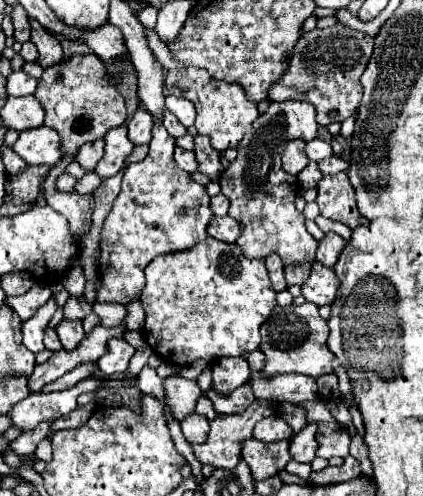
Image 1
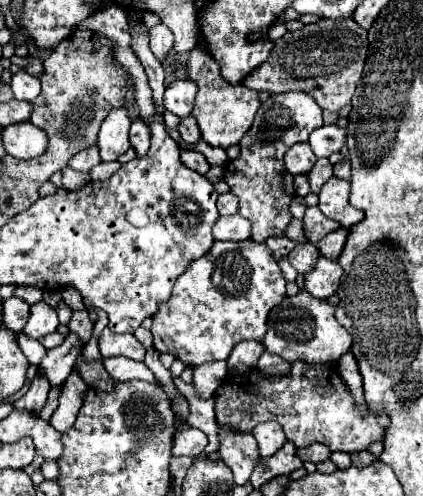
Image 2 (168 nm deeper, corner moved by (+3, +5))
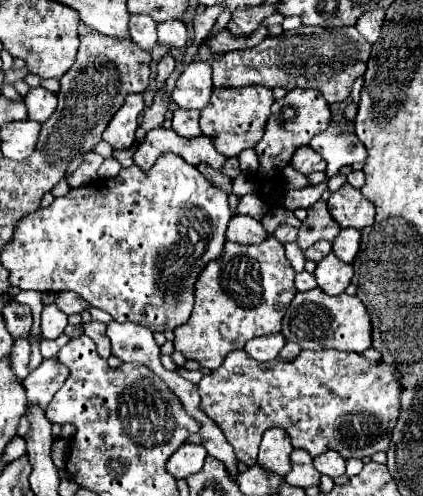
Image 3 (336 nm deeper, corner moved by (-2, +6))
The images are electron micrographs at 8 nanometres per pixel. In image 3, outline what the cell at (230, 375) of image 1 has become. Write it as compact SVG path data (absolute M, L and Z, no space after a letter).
M283 334L263 336L257 340L249 340L249 344L245 344L245 352L249 352L249 356L253 356L255 360L273 360L279 356L285 342L287 340L283 338Z

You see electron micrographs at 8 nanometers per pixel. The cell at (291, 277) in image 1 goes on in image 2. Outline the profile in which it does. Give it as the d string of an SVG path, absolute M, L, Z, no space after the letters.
M298 243L298 245L290 251L288 261L290 261L290 265L292 265L298 273L304 275L304 273L310 273L310 271L314 269L318 257L320 257L320 253L318 253L316 245L312 245L312 243Z

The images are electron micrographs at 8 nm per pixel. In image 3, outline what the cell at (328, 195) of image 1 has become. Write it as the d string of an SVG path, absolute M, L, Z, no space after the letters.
M343 184L341 190L333 192L327 204L333 220L337 220L341 228L363 230L375 220L375 206L369 200L365 200L363 194L351 184Z

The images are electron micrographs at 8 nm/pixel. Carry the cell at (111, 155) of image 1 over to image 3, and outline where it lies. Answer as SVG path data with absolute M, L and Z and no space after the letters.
M129 94L125 104L117 110L117 114L109 120L103 140L109 142L115 150L119 148L131 148L135 142L135 130L139 126L137 118L143 112L143 96L141 94Z

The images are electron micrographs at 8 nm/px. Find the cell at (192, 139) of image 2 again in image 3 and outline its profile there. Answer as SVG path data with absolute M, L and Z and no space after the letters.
M177 108L173 112L173 130L179 136L185 136L185 138L199 136L201 134L201 130L199 130L199 110Z

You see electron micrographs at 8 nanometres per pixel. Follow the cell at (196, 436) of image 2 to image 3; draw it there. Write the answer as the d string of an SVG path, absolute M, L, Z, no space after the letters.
M183 444L175 454L171 454L171 458L167 460L167 472L181 480L181 478L187 478L195 472L199 472L203 468L203 460L205 460L207 452L203 446L197 446L197 444Z

